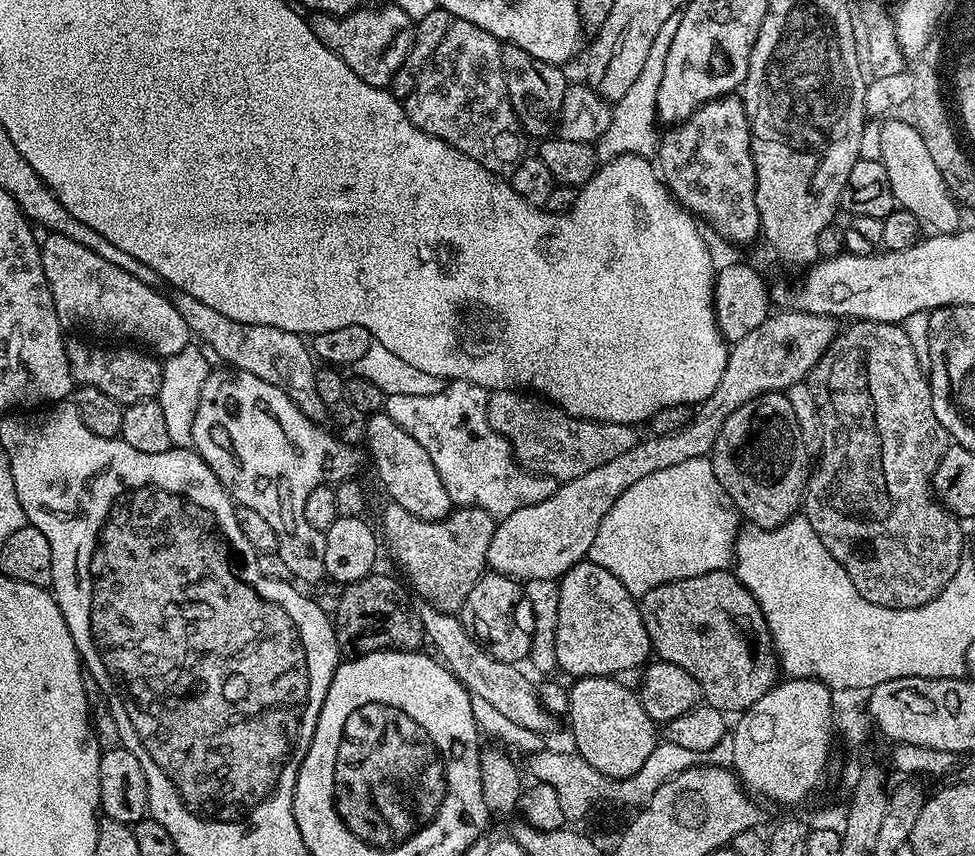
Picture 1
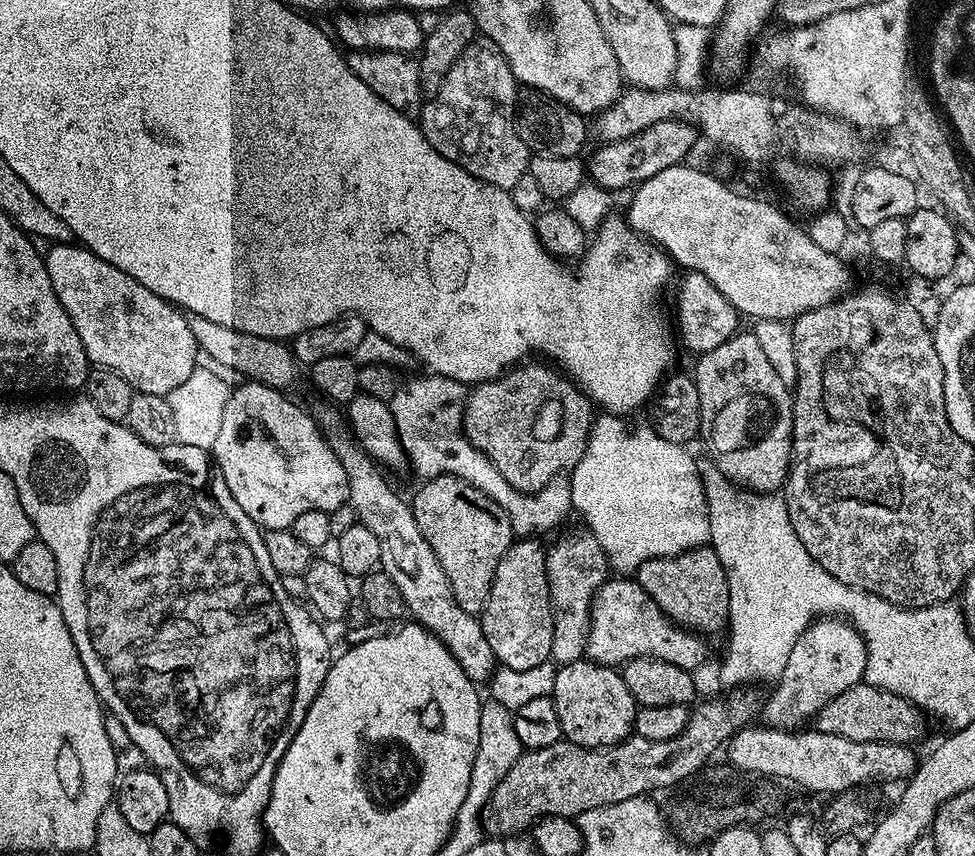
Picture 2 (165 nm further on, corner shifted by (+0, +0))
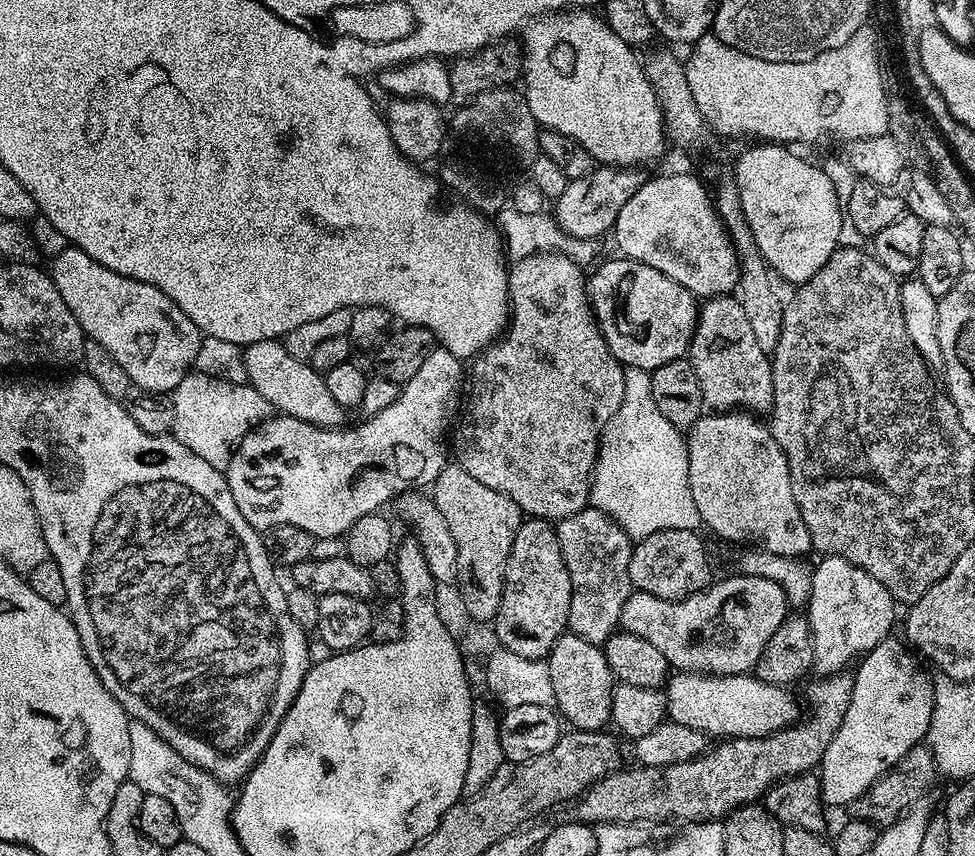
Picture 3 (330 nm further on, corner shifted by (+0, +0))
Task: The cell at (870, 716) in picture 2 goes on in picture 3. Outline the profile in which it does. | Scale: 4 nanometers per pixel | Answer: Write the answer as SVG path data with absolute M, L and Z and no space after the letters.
M680 672L666 685L667 719L688 726L709 738L762 738L797 723L802 704L791 696L787 687L762 682L754 674L742 676L710 676L698 672Z

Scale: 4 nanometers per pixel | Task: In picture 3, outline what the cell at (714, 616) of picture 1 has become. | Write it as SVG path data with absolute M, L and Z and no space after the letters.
M658 530L635 541L630 554L630 582L633 589L667 600L681 600L695 592L703 592L713 583L714 575L700 534L696 530Z

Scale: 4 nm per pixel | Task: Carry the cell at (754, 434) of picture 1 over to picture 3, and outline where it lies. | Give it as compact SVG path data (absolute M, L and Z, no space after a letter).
M735 295L710 296L699 305L687 359L694 366L694 374L698 374L698 386L702 386L702 398L709 409L747 410L753 414L764 414L771 409L772 361L769 353L758 346L749 319Z

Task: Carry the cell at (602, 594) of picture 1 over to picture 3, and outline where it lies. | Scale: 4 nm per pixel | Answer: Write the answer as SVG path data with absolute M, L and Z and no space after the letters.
M735 575L728 576L725 580L717 579L715 582L709 584L703 592L695 592L681 600L667 600L666 598L658 598L654 594L633 591L632 595L626 598L626 606L622 606L619 627L630 634L638 634L638 638L646 638L646 642L652 643L666 657L666 662L673 669L679 670L680 672L698 672L710 676L742 676L751 673L755 669L758 658L762 658L762 650L766 650L766 646L774 638L774 632L782 626L785 617L788 616L790 605L788 596L784 593L780 584L773 580L762 578L761 576Z

